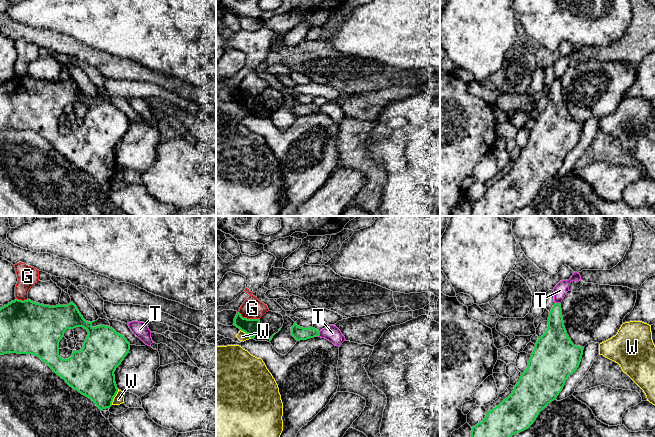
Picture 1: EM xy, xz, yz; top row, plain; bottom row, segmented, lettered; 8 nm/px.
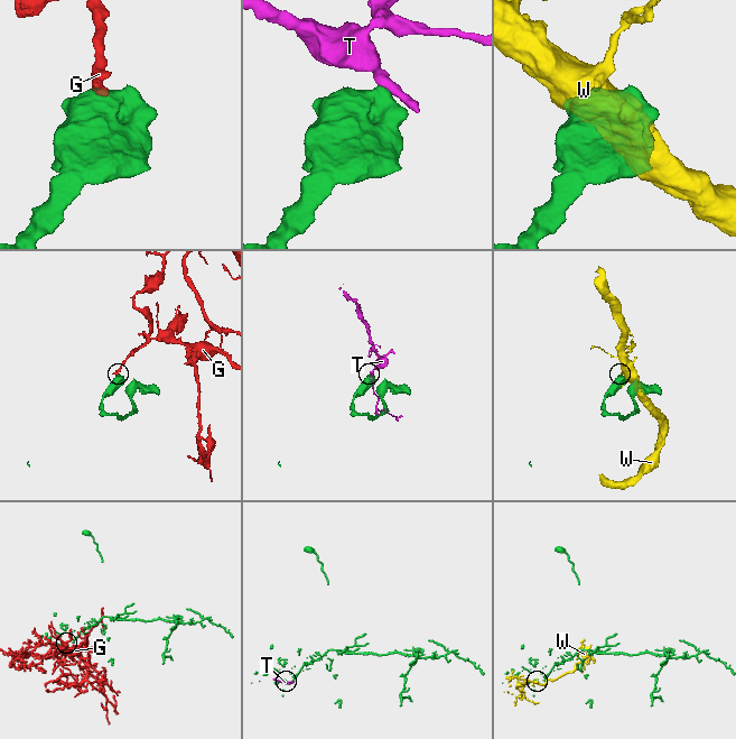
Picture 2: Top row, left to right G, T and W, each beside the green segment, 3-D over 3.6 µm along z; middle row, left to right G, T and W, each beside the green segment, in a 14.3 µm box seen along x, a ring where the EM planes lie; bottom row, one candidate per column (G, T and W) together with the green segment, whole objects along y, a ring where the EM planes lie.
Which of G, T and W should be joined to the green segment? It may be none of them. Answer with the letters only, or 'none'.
none

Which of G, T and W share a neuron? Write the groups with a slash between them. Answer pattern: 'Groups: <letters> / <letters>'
Groups: G / T / W

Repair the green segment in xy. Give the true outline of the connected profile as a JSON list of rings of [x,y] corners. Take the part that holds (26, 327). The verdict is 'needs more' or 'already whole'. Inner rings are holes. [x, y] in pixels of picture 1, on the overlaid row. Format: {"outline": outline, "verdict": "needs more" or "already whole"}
{"outline": [[[15,299],[0,308],[0,355],[7,353],[35,355],[45,362],[54,373],[64,379],[70,387],[91,399],[100,410],[110,409],[118,392],[114,372],[129,353],[130,343],[112,327],[105,325],[93,327],[93,322],[95,321],[86,321],[73,302],[67,305],[50,306],[36,303],[29,299],[24,301]],[[76,327],[83,327],[87,330],[88,335],[83,342],[81,350],[73,350],[70,358],[63,359],[59,356],[59,342],[64,337],[67,329]]], "verdict": "already whole"}

